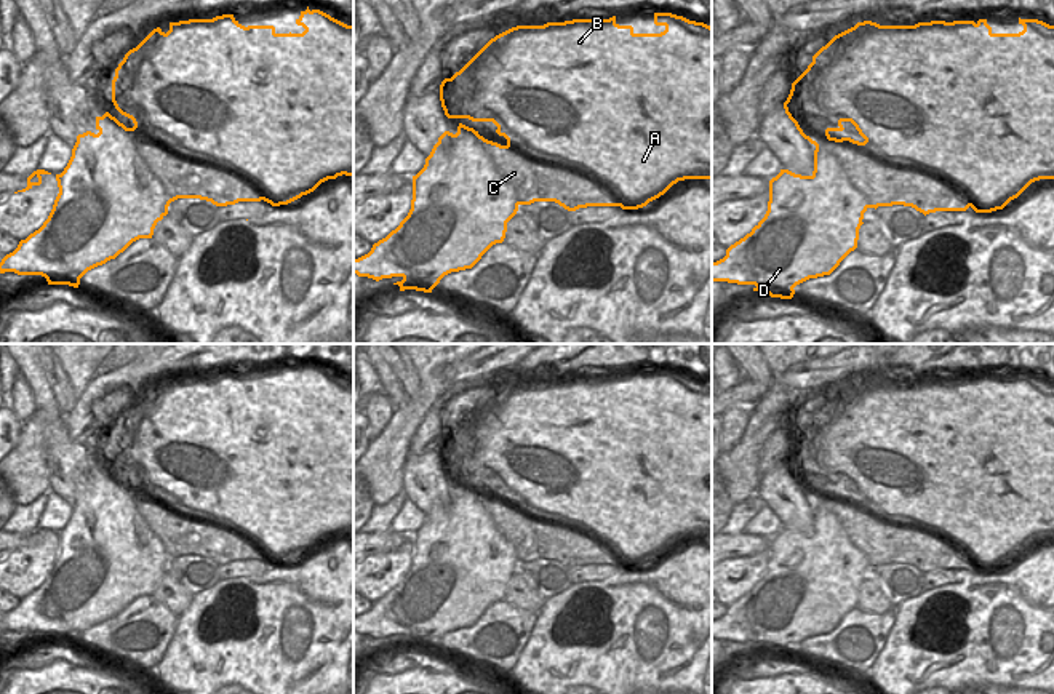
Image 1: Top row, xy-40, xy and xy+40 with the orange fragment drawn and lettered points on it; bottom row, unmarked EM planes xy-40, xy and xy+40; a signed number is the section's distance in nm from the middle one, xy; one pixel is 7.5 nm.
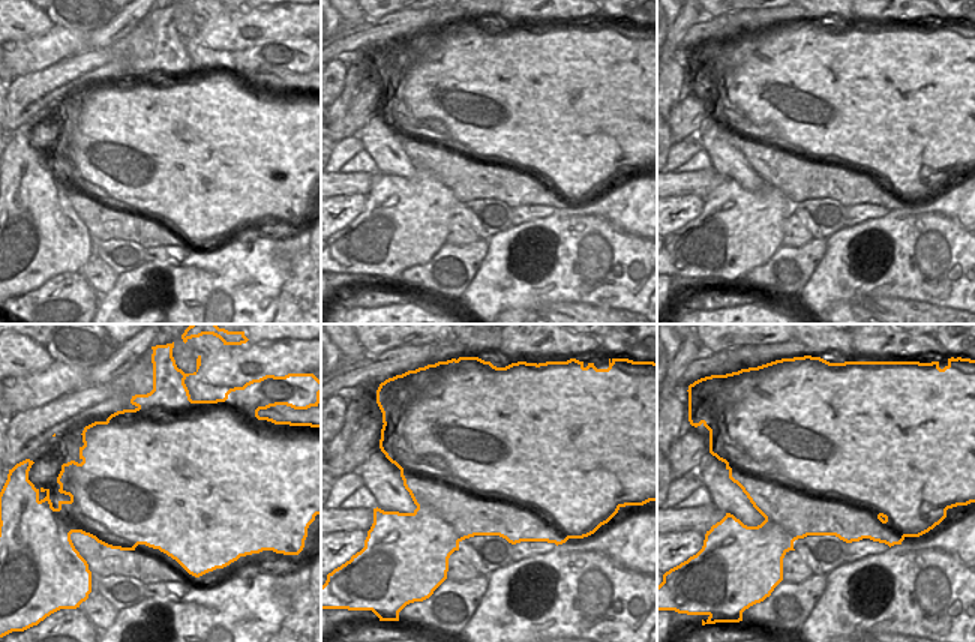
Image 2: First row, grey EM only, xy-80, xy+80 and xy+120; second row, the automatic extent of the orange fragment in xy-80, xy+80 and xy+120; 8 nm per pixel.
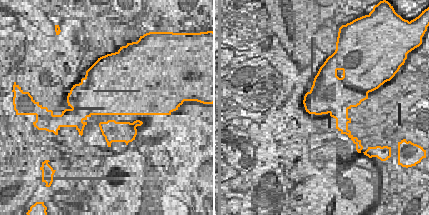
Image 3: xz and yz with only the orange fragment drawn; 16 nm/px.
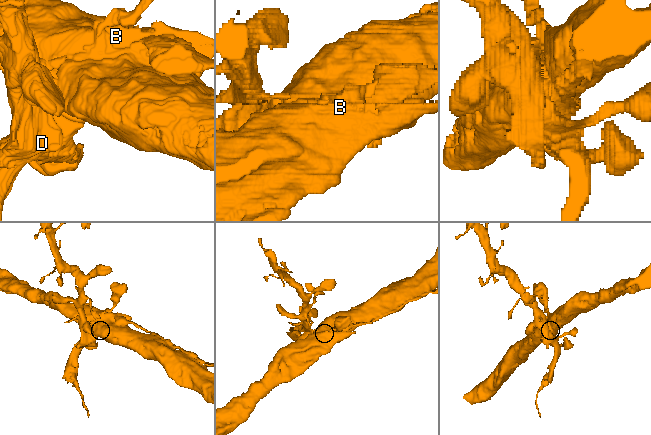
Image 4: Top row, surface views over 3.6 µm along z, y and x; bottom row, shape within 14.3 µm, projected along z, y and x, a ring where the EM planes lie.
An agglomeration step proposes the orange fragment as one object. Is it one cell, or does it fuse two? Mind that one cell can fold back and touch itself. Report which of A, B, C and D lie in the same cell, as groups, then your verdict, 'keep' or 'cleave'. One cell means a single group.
A B C / D; cleave

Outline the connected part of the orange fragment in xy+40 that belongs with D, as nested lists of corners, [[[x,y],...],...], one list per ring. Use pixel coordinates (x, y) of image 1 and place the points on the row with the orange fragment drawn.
[[[789,170],[769,181],[769,201],[765,217],[726,249],[726,256],[712,262],[712,281],[753,285],[753,291],[766,291],[771,297],[792,299],[795,286],[830,275],[840,262],[857,248],[860,217],[851,222],[846,213],[836,217],[822,206],[820,197],[809,185],[811,176]]]

